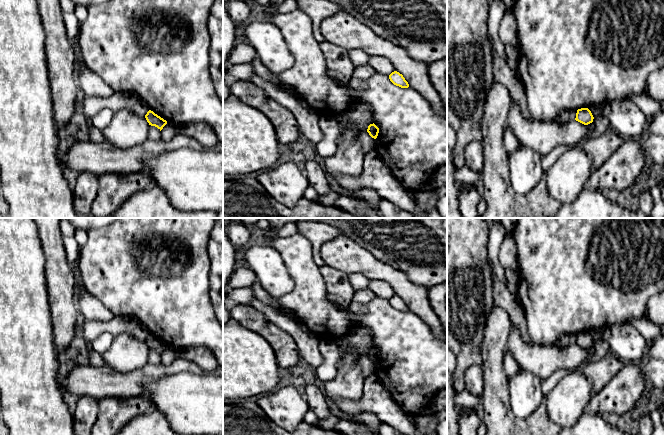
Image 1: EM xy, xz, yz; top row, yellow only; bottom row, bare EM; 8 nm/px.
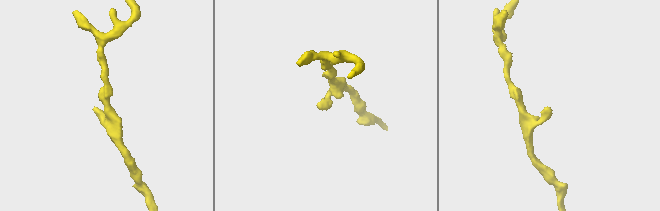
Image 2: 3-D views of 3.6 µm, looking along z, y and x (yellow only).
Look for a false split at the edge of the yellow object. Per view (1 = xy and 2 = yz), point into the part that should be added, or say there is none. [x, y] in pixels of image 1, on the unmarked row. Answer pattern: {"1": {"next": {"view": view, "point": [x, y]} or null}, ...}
{"1": {"next": null}, "2": {"next": null}}

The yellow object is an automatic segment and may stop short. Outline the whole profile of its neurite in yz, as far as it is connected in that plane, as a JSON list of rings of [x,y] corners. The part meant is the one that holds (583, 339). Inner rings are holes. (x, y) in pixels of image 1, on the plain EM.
[[[581,332],[577,334],[575,344],[584,348],[588,349],[593,346],[593,339],[588,332]]]

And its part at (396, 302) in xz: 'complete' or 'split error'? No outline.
complete

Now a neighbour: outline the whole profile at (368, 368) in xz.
[[[363,354],[360,359],[358,360],[358,364],[361,367],[362,375],[366,378],[369,377],[376,372],[375,363],[372,362],[367,354]]]

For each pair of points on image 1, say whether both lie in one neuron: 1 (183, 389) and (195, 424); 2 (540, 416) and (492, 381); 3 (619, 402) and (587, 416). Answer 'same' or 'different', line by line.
1: same
2: same
3: different

